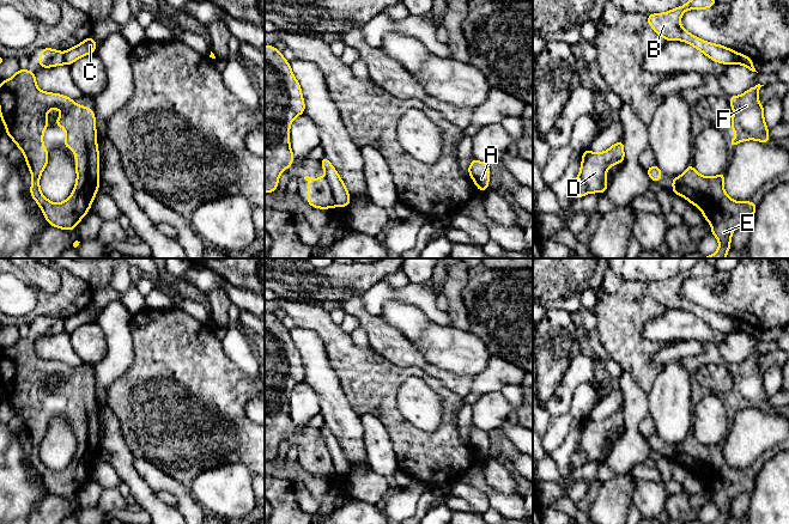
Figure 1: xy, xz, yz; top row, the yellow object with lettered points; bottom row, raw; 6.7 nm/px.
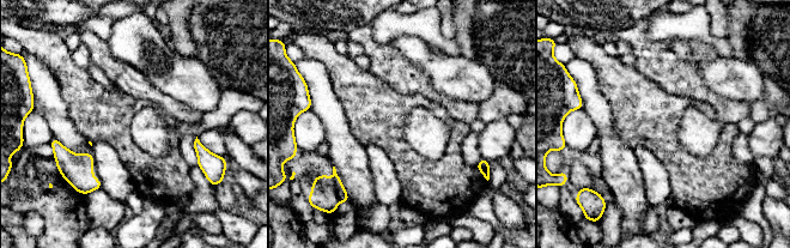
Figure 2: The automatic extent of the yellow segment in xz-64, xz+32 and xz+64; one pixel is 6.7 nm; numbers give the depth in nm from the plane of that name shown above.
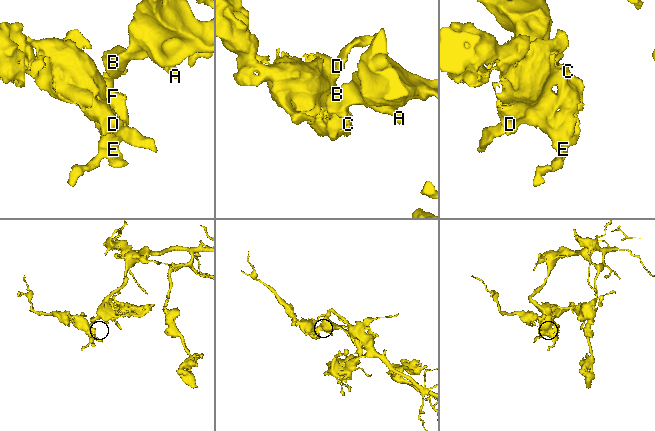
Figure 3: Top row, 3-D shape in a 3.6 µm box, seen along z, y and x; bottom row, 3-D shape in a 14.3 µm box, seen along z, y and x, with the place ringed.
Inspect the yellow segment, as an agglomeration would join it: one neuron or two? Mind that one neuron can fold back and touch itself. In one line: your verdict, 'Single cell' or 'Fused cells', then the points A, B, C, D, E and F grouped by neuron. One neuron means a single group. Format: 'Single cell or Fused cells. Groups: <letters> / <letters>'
Fused cells. Groups: A B C / D E F

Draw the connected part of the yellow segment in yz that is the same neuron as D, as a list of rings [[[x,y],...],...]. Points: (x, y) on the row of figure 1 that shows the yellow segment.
[[[623,139],[601,153],[594,153],[590,148],[585,150],[582,153],[579,173],[572,185],[572,197],[577,200],[585,194],[605,194],[609,187],[609,184],[606,183],[606,172],[612,165],[619,164],[624,160]]]

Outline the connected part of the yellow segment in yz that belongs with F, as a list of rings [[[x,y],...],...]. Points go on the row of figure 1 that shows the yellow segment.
[[[758,84],[740,96],[728,97],[734,112],[730,127],[736,133],[736,136],[728,142],[729,147],[735,147],[746,140],[770,142],[769,129],[764,121],[764,105],[758,99],[761,86],[764,85]]]

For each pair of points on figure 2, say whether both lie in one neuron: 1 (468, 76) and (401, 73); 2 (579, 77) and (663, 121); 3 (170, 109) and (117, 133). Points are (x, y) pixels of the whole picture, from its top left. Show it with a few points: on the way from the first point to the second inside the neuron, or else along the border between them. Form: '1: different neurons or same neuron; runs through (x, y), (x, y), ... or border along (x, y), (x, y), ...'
1: different neurons; border along (405, 56), (423, 71), (437, 90), (445, 95)
2: different neurons; border along (587, 60), (595, 72), (597, 89), (611, 112)
3: different neurons; border along (144, 107), (131, 124), (131, 135), (146, 151)

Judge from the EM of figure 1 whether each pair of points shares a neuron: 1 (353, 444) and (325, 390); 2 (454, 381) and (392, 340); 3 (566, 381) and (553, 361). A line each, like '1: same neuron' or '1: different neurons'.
1: same neuron
2: same neuron
3: different neurons

